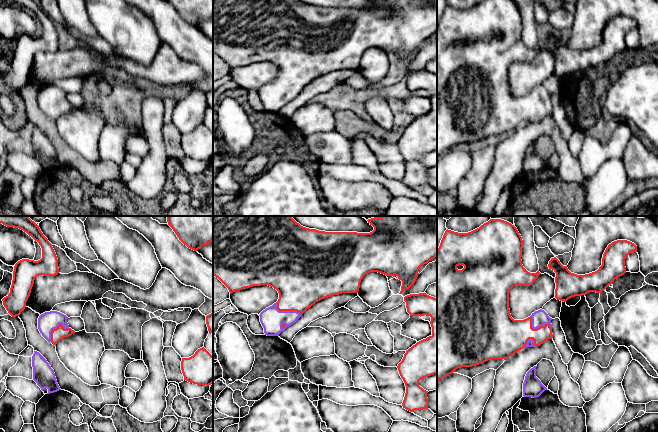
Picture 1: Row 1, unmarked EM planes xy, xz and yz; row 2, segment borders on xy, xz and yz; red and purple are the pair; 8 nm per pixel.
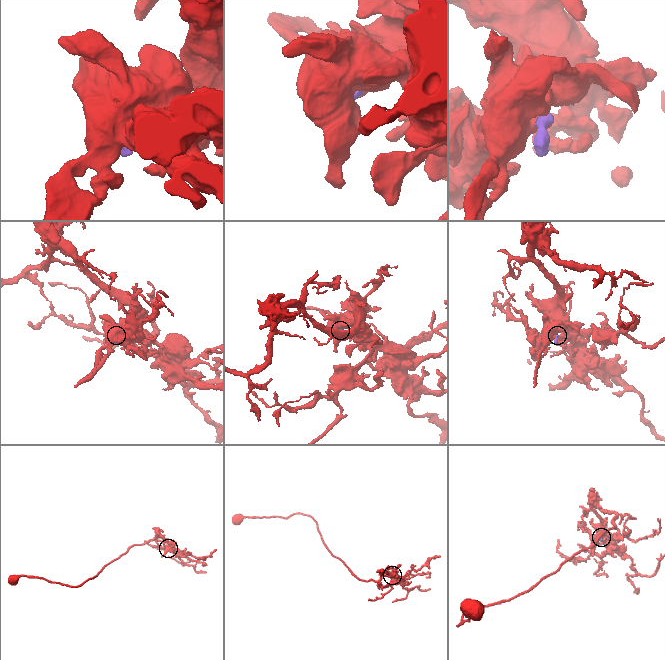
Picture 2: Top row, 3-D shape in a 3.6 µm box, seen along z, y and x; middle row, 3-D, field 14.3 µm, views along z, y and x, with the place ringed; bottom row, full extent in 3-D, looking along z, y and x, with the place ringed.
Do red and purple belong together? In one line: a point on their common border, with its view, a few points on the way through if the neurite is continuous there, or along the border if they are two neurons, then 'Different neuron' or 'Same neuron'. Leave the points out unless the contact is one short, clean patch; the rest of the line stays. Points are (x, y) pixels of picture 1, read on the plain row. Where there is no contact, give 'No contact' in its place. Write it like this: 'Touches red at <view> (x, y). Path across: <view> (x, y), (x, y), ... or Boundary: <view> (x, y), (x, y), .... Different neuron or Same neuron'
Touches red at yz (537, 104). Same neuron

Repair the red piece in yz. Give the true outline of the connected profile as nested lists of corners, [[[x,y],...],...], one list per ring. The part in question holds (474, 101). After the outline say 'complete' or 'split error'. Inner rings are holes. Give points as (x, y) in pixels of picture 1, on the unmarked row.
[[[483,0],[479,4],[468,8],[458,9],[446,6],[437,25],[437,157],[452,150],[456,145],[472,143],[491,135],[508,135],[524,123],[540,122],[548,115],[553,114],[552,100],[548,90],[540,85],[524,96],[514,96],[509,85],[509,68],[514,62],[530,62],[541,50],[528,48],[522,41],[523,16],[517,4],[512,0]]] | split error

